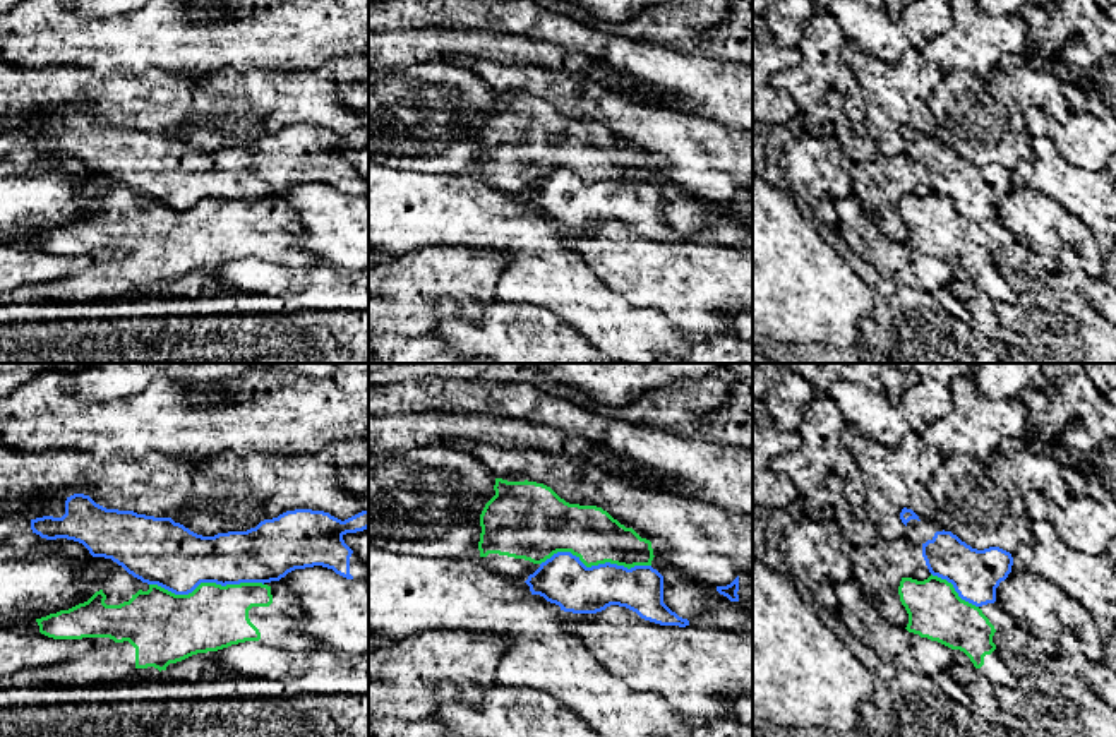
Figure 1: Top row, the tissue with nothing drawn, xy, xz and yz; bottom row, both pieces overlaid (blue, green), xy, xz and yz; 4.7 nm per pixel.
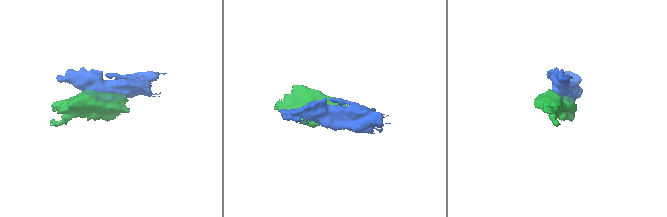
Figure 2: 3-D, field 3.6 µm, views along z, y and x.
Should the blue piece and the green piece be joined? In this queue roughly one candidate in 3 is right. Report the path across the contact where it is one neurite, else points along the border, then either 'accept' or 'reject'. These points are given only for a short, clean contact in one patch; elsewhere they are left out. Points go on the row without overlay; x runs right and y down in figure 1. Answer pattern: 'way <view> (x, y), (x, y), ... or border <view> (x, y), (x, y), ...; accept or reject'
reject

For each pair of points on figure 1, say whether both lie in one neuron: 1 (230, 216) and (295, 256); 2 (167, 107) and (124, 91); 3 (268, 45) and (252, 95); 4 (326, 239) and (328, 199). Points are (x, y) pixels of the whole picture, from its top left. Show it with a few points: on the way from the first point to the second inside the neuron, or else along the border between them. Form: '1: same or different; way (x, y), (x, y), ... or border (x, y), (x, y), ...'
1: same; way (246, 228), (261, 228), (280, 247)
2: same; way (156, 101), (134, 100)
3: different; border (220, 69), (302, 69)
4: same; way (328, 228), (328, 209)

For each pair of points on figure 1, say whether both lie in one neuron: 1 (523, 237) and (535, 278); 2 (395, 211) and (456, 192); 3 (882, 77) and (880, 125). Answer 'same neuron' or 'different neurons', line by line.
1: same neuron
2: same neuron
3: same neuron

